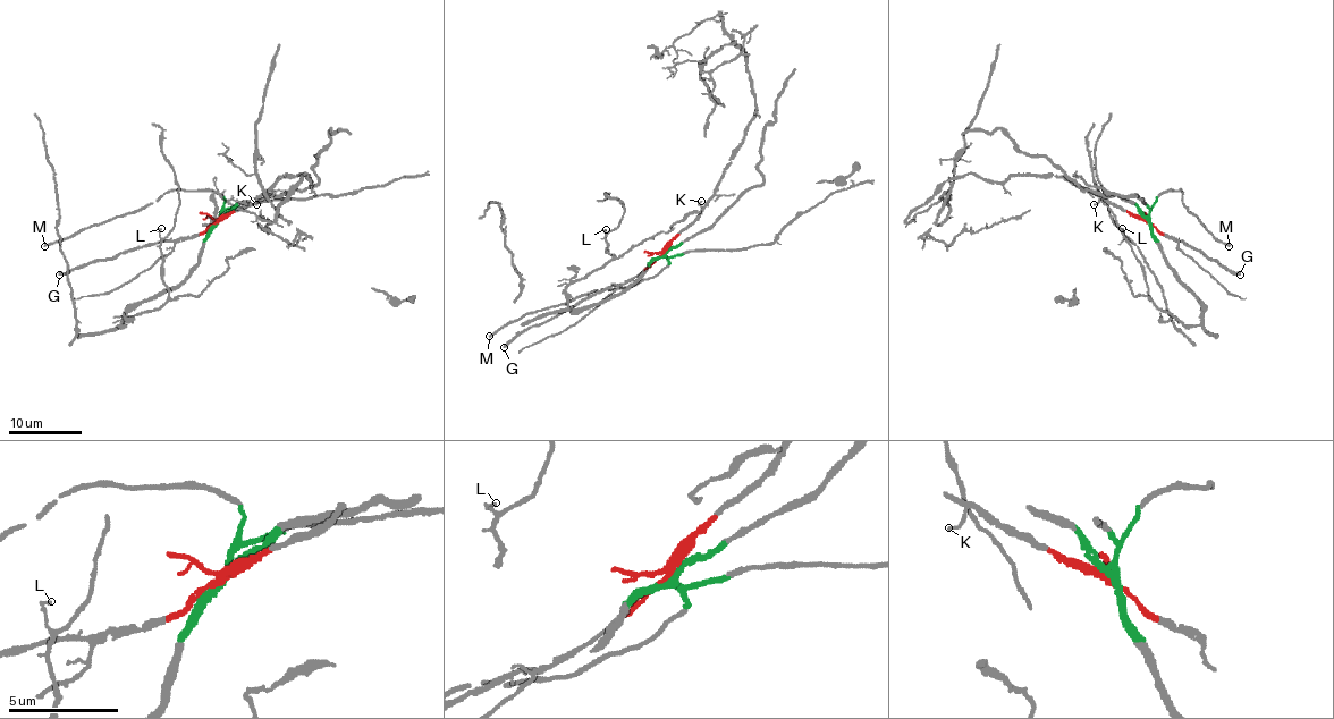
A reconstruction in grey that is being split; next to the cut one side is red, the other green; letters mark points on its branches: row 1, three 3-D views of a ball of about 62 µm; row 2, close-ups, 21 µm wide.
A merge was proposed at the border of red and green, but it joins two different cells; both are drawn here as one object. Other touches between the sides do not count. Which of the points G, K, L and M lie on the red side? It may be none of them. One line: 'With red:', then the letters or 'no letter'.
With red: G, K

